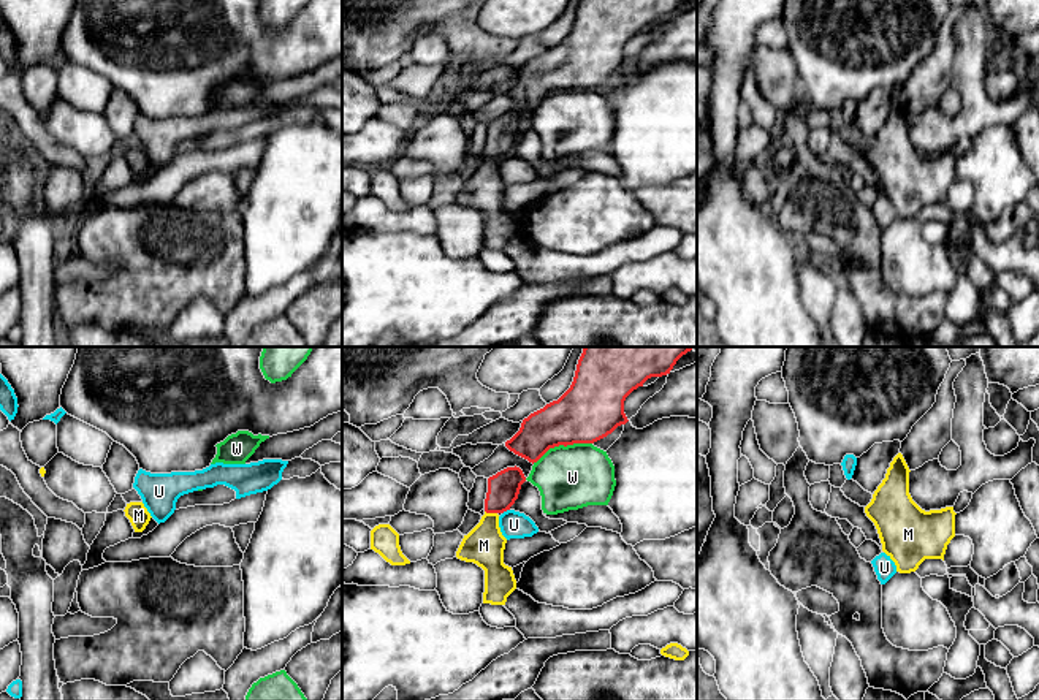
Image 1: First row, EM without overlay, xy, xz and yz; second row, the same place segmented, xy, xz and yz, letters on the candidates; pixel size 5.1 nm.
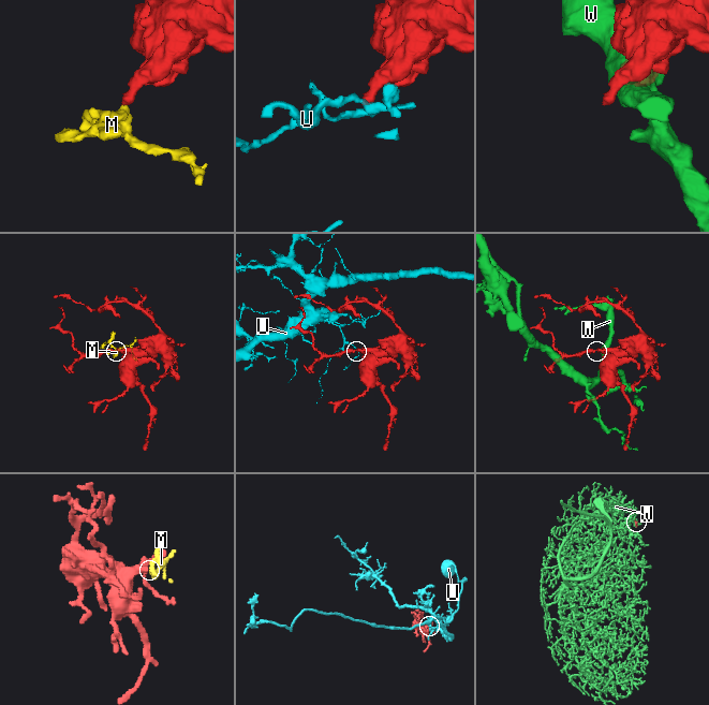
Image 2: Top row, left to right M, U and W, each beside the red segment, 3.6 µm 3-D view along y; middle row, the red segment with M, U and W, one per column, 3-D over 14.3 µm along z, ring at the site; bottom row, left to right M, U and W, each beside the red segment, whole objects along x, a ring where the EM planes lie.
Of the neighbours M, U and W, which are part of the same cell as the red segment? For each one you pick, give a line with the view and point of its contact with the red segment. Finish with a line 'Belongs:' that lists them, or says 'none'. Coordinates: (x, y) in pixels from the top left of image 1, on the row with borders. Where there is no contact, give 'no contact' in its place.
M: xz (491, 512)
Belongs: M

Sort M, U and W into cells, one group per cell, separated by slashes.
M / U / W

